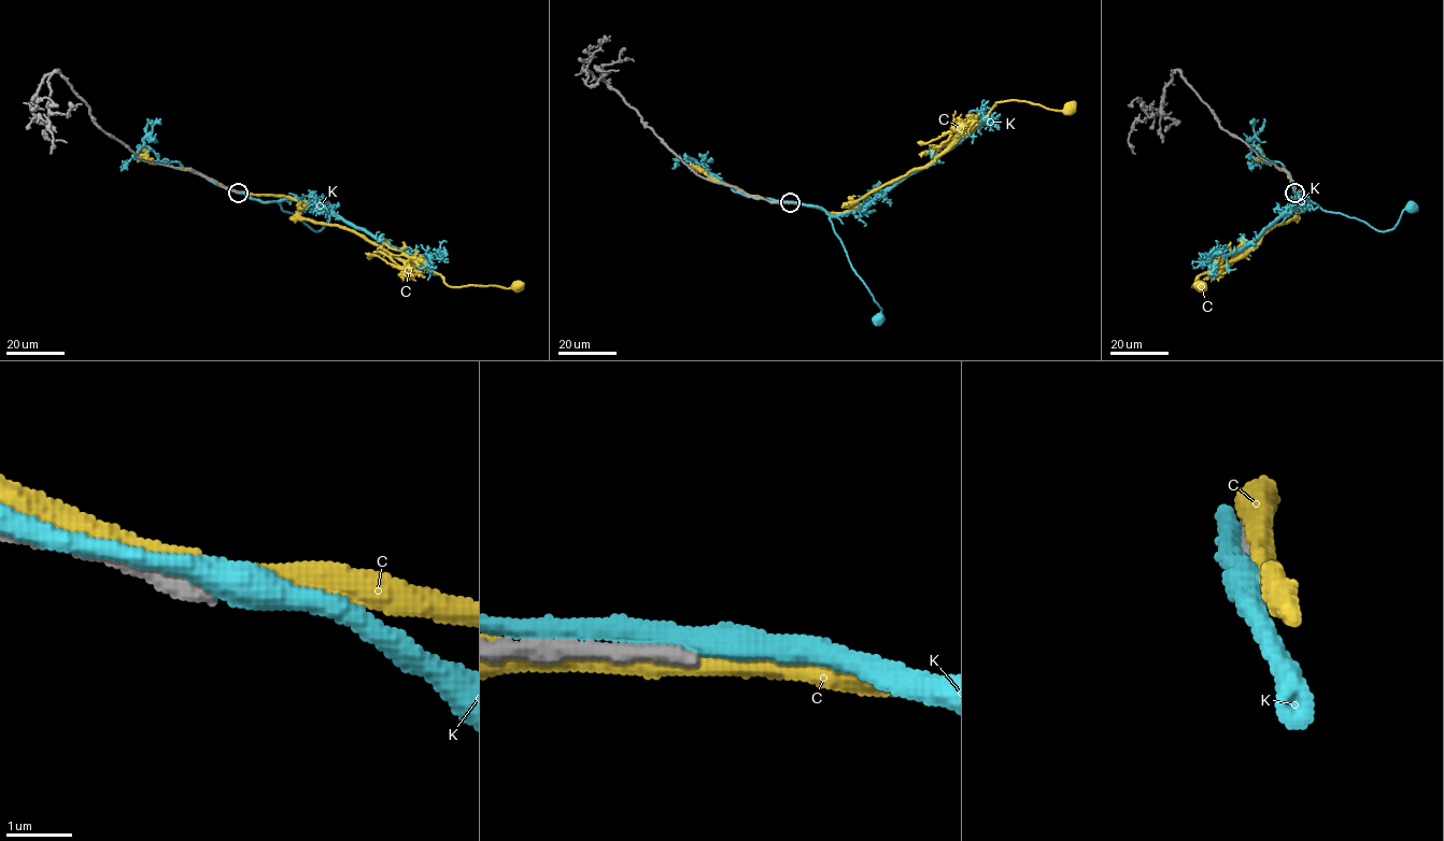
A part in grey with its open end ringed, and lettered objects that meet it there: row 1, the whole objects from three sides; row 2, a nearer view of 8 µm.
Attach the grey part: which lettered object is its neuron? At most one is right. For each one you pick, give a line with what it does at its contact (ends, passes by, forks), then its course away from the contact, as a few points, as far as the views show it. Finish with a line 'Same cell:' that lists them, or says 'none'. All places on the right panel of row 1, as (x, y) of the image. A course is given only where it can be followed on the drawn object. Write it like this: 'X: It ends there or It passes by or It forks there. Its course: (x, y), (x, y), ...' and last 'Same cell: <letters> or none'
Same cell: none

